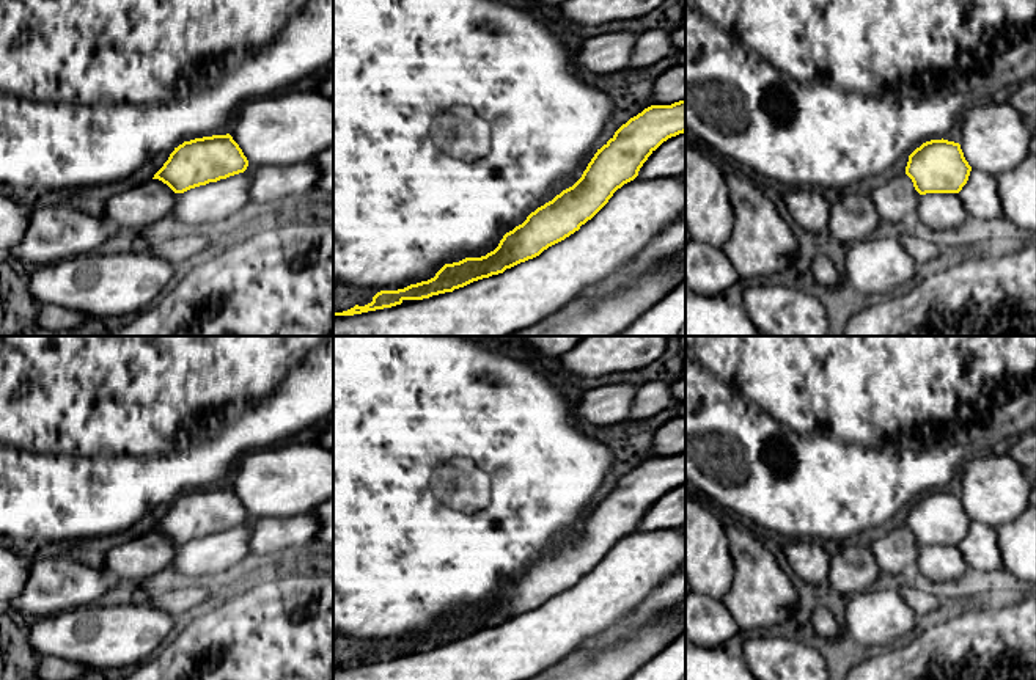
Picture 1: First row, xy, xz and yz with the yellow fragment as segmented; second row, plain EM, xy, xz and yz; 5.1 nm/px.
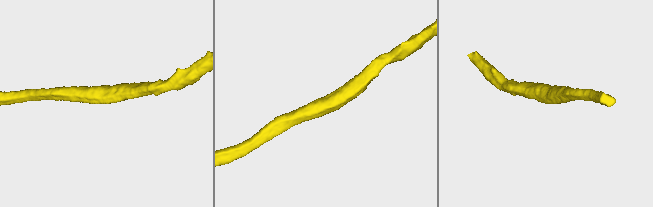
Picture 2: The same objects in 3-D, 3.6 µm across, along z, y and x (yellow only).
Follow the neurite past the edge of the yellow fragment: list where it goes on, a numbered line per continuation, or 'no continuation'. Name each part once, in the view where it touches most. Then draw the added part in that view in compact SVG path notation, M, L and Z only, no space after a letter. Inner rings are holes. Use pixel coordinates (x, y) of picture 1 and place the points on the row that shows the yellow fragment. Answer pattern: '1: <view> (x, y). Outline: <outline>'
no continuation

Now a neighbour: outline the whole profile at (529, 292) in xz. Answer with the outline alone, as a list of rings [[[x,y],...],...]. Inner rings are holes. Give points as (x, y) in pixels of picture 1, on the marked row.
[[[684,176],[635,177],[579,231],[539,256],[453,292],[333,316],[333,336],[512,336],[629,264],[684,212]]]

